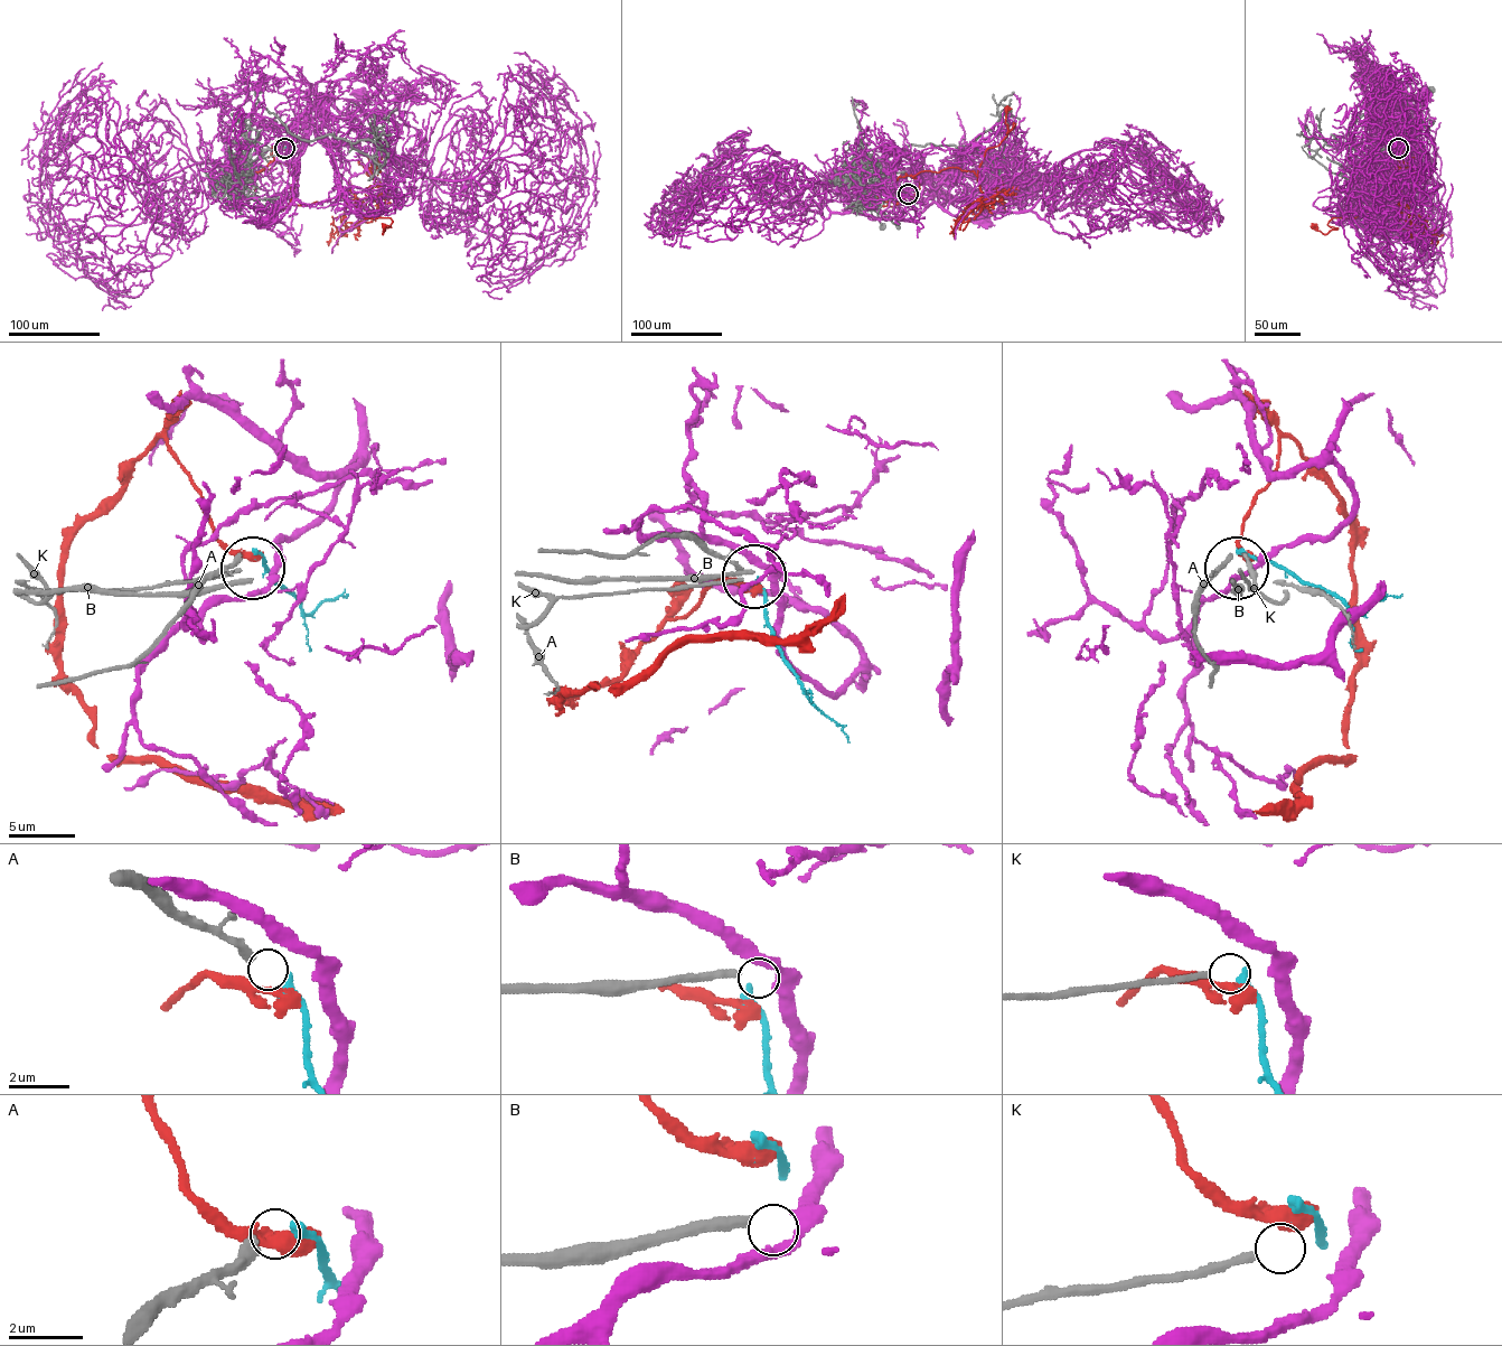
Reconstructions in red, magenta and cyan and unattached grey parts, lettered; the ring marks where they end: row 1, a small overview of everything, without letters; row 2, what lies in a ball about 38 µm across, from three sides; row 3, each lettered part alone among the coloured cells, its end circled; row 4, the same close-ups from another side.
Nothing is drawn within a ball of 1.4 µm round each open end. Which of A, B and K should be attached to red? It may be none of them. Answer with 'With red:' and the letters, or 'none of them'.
With red: none of them

